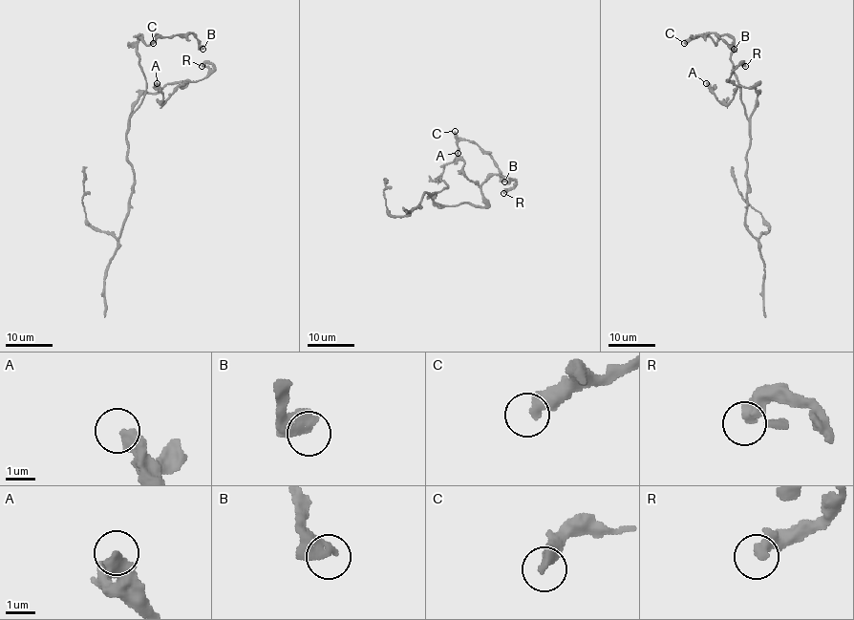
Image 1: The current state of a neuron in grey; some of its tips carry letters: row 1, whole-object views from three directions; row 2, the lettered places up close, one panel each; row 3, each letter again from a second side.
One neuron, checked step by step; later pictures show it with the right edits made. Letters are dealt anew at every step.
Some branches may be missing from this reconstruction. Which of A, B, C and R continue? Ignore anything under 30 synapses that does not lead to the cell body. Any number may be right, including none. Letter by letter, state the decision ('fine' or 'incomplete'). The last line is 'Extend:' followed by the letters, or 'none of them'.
A: fine
B: fine
C: fine
R: fine
Extend: none of them

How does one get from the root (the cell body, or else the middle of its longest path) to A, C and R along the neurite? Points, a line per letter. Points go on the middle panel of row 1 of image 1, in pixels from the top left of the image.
A: (430, 196), (444, 205), (484, 205), (481, 189), (465, 175), (463, 161), (458, 153)
C: (430, 196), (447, 187), (440, 178), (438, 180), (444, 166), (457, 156), (455, 131)
R: (430, 196), (444, 205), (472, 203), (483, 206), (481, 185), (494, 174), (515, 181), (512, 187), (503, 193)

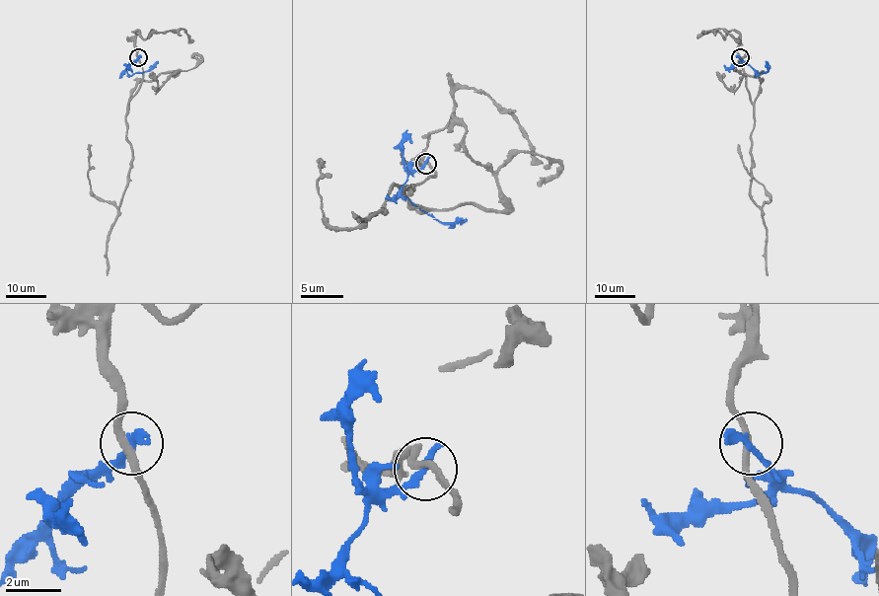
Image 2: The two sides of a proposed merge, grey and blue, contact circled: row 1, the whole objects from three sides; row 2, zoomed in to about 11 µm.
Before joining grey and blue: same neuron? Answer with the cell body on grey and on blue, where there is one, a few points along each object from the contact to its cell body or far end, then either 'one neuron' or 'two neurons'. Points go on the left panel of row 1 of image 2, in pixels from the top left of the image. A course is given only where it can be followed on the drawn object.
soma grey none; soma blue none; course grey (138, 56), (143, 78), (125, 117), (131, 167), (118, 206), (100, 200), (89, 185), (91, 145); course blue (139, 56), (126, 67), (129, 75), (148, 71), (158, 61); two neurons

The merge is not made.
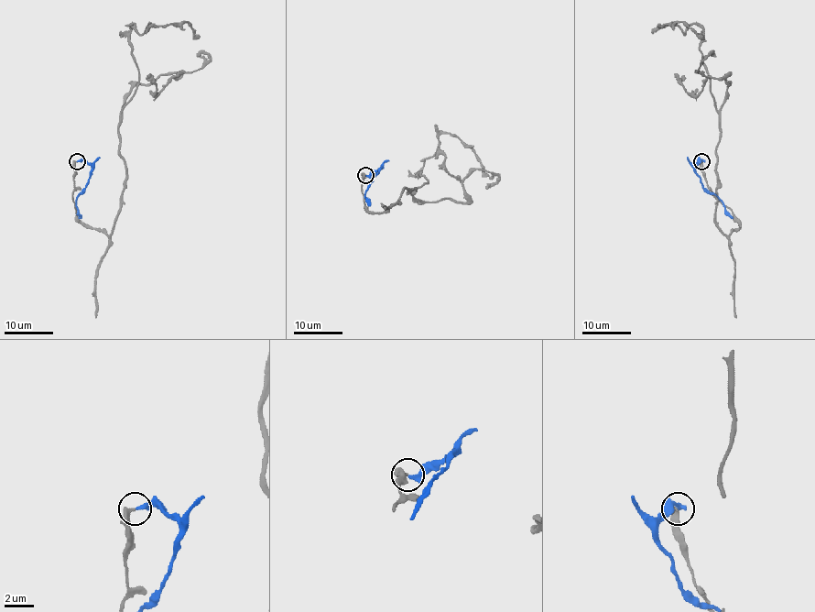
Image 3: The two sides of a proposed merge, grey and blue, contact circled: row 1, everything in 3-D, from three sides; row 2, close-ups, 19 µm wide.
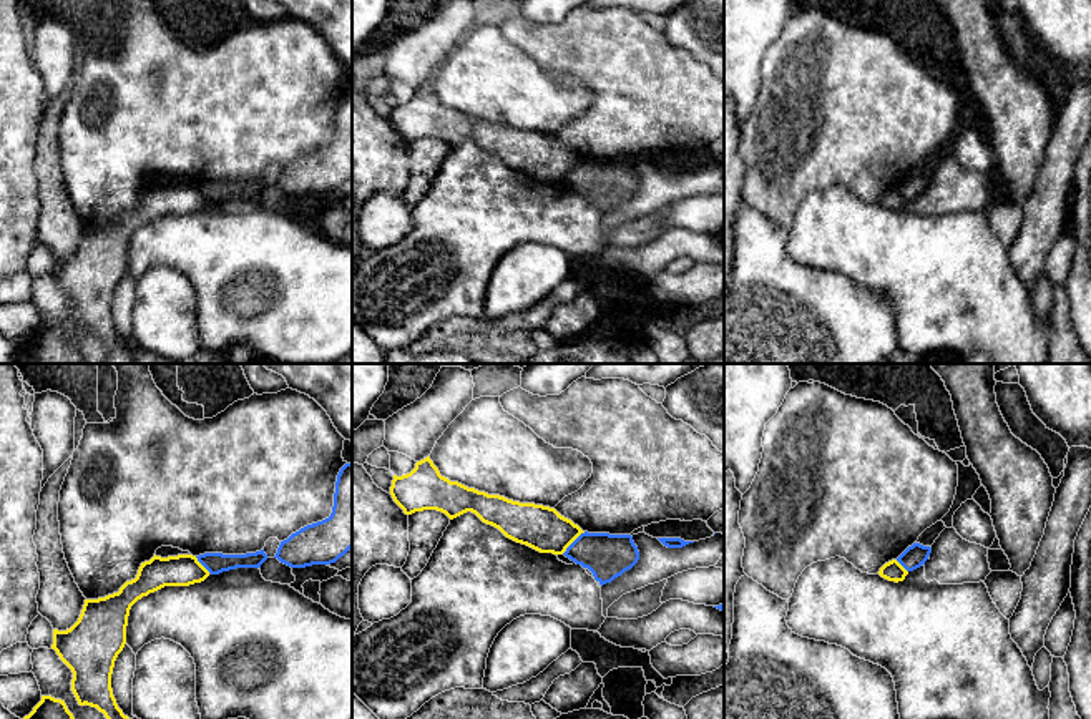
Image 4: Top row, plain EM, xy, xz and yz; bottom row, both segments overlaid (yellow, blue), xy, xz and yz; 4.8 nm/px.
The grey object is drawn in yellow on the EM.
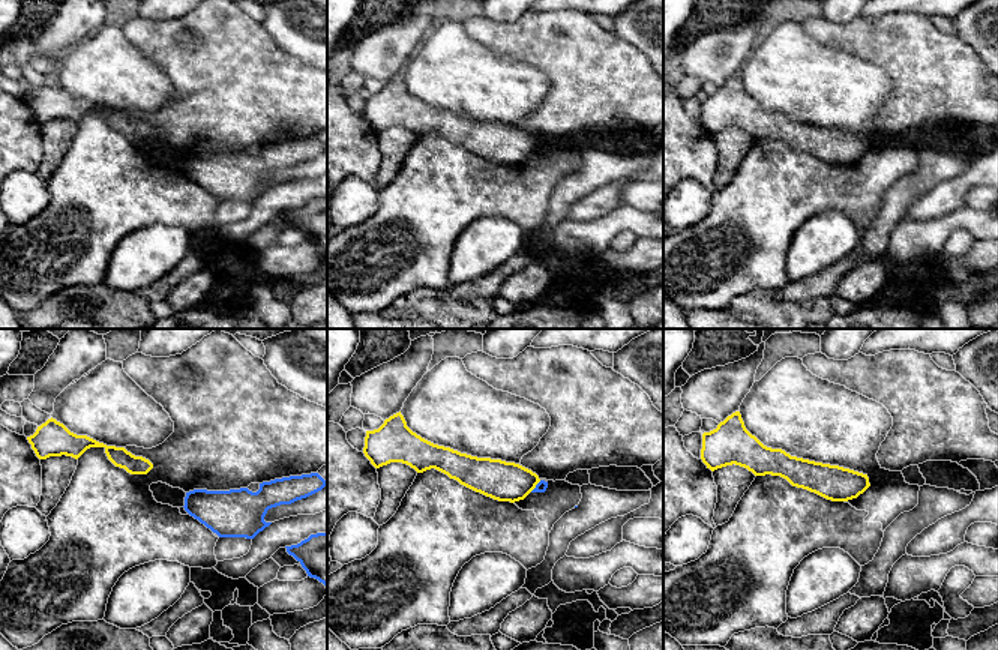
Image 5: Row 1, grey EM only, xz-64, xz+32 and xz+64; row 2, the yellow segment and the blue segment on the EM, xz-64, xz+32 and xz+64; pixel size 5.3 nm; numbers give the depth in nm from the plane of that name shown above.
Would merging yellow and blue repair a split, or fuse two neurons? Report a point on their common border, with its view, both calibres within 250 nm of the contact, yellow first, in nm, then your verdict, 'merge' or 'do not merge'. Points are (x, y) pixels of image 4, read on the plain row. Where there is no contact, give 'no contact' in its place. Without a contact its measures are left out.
contact xz (573, 168); calibres 220 and 220 nm; do not merge

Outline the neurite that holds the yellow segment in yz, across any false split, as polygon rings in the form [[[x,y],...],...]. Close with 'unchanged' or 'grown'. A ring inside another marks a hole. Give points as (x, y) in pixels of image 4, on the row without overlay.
[[[892,188],[888,191],[885,191],[878,203],[888,209],[903,209],[905,204],[908,203],[908,199],[897,189],[897,188]]]; unchanged

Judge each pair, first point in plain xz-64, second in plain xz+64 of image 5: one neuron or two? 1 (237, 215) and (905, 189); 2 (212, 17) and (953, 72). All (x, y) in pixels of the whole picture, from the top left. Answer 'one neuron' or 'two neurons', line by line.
1: two neurons
2: one neuron

